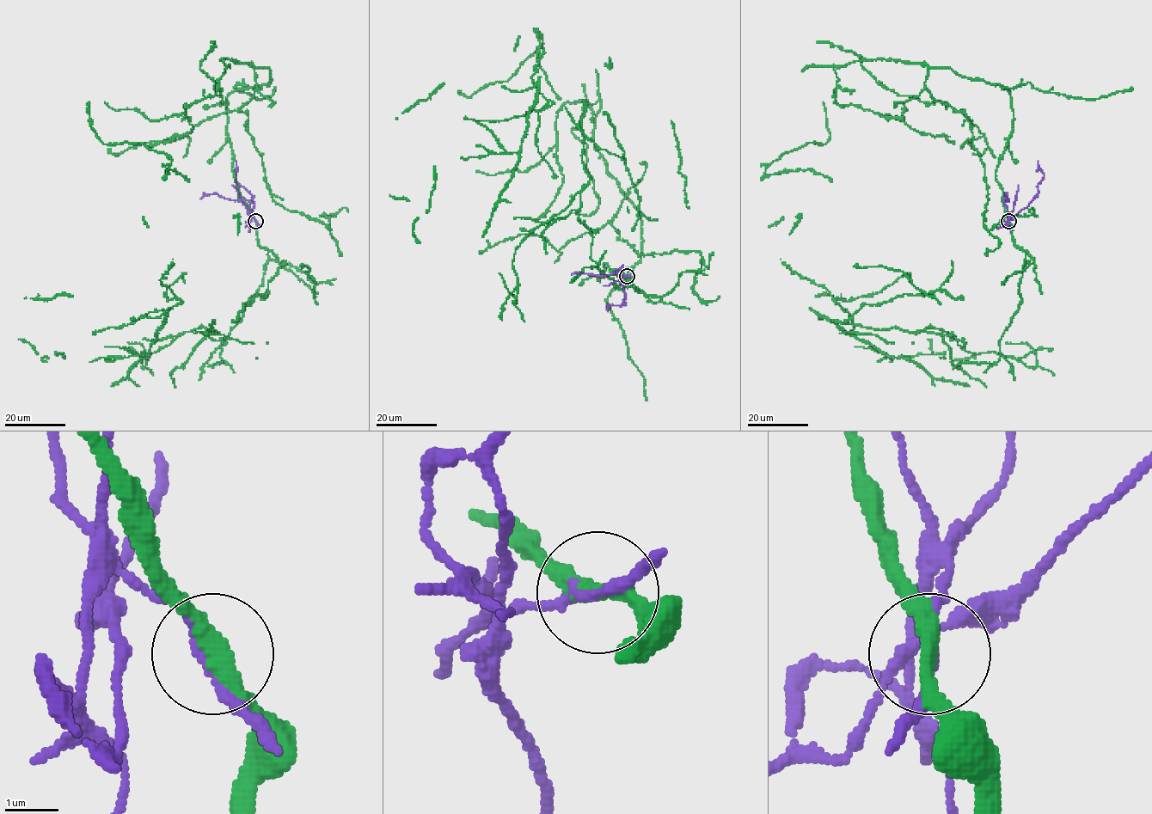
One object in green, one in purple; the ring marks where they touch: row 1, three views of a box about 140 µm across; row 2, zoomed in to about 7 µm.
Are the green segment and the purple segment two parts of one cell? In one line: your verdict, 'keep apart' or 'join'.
keep apart

